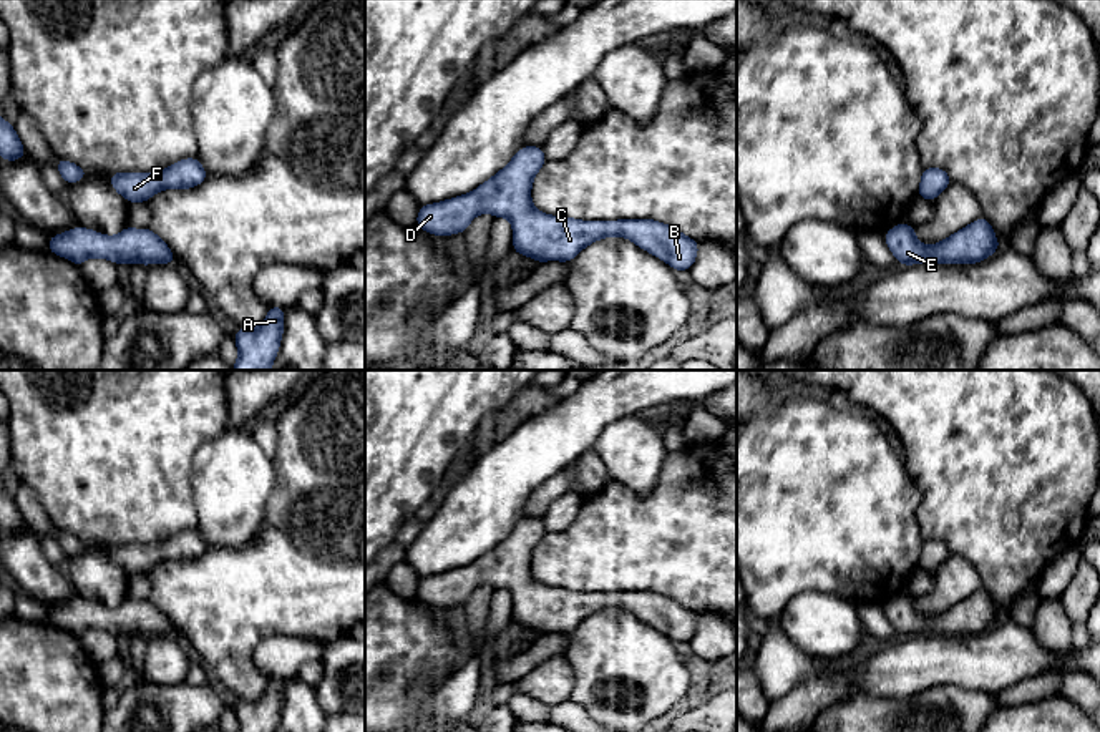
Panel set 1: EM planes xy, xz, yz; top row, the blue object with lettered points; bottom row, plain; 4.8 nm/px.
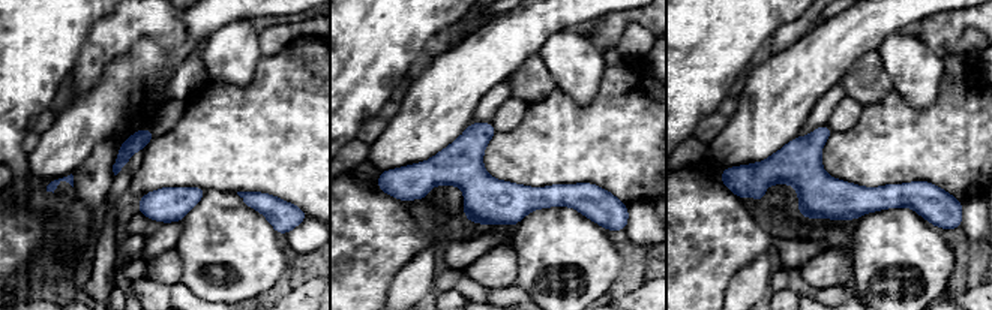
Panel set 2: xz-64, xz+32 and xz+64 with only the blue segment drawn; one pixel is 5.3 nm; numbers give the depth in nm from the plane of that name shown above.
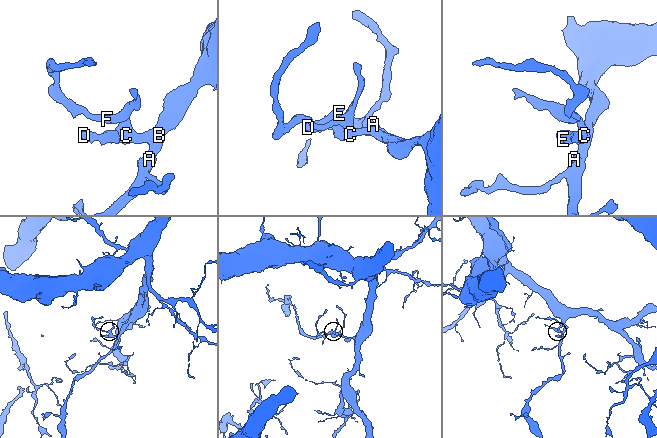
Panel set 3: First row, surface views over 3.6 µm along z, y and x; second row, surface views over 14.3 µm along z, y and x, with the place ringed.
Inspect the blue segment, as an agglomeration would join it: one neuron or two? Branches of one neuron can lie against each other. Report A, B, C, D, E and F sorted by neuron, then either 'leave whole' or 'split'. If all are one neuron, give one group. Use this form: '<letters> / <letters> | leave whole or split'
A B C D E F | leave whole

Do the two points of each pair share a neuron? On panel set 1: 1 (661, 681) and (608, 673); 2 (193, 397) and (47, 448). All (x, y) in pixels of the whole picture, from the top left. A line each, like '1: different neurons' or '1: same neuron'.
1: same neuron
2: same neuron

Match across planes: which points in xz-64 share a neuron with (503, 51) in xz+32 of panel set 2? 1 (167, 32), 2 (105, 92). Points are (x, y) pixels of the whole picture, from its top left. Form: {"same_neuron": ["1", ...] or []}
{"same_neuron": ["2"]}

